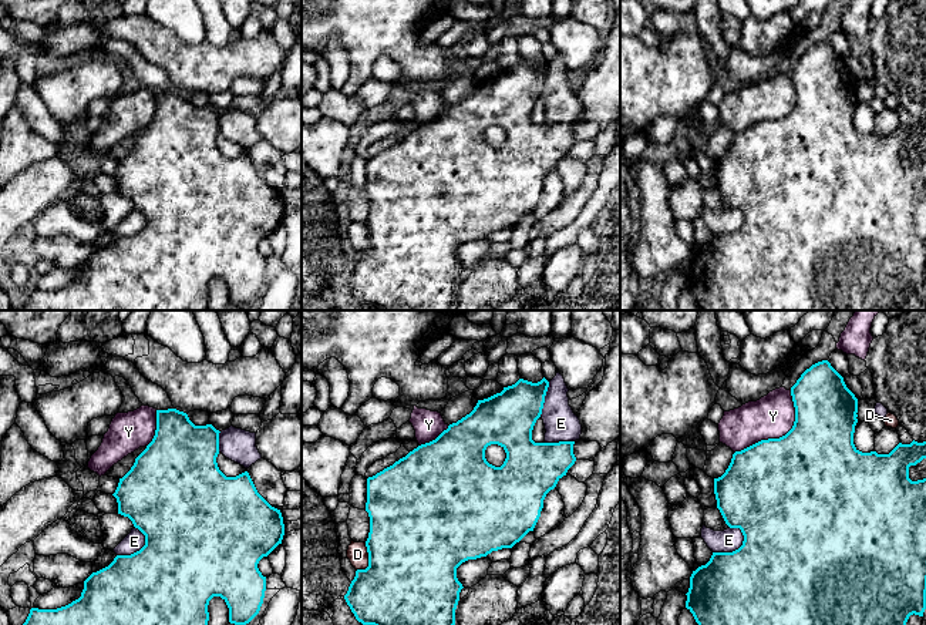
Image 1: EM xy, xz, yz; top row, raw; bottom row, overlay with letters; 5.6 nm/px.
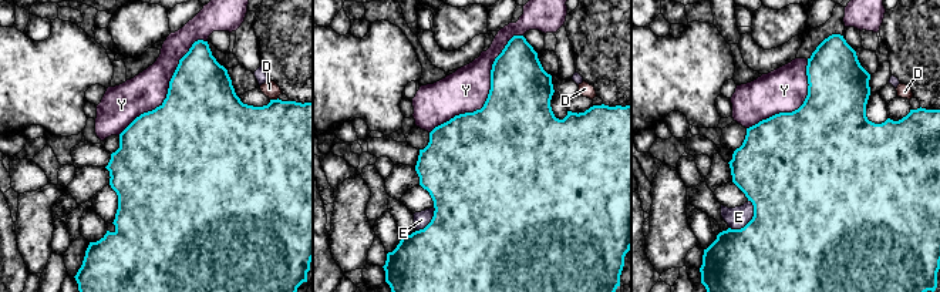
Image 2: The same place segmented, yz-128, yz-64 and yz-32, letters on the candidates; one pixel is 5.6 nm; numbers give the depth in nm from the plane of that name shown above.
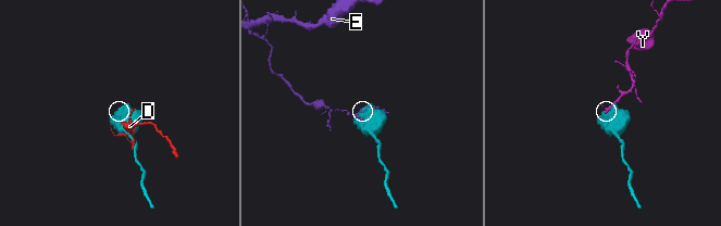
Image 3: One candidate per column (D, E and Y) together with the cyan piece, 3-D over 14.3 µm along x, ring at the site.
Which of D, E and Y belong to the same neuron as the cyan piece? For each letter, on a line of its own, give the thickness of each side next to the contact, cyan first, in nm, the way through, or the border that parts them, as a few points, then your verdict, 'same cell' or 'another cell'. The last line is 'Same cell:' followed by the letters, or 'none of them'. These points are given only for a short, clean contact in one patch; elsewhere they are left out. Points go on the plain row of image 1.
D: 500/120 nm | another cell
E: 500/130 nm | another cell
Y: 500/240 nm | another cell
Same cell: none of them

